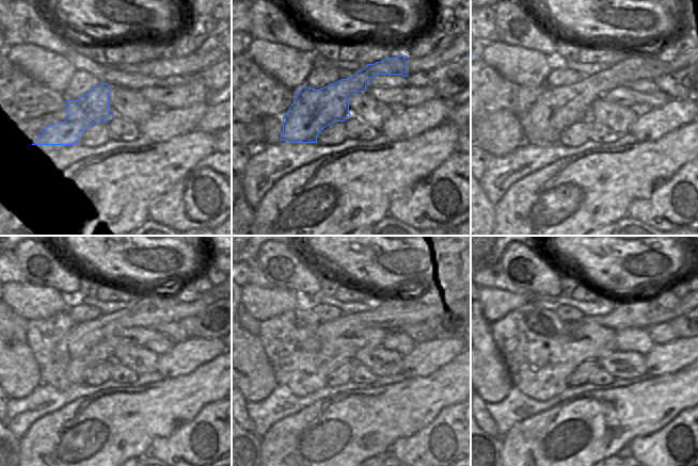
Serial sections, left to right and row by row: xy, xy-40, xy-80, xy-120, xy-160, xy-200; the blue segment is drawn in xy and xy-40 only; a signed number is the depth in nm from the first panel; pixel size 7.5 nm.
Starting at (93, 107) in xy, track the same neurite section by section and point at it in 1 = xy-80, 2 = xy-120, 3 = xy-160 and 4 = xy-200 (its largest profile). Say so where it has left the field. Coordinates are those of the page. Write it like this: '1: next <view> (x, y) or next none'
1: next xy-80 (557, 108)
2: next xy-120 (158, 308)
3: next xy-160 (392, 312)
4: next xy-200 (634, 312)

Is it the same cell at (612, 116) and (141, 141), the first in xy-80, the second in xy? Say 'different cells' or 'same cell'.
different cells

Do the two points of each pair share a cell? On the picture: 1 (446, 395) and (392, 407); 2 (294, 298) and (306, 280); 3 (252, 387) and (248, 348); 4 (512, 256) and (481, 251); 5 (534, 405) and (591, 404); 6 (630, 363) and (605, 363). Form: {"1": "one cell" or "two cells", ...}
{"1": "one cell", "2": "two cells", "3": "one cell", "4": "two cells", "5": "two cells", "6": "one cell"}

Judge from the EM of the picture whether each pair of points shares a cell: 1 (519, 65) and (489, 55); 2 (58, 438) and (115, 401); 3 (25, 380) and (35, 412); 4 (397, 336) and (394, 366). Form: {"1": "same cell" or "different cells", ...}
{"1": "same cell", "2": "same cell", "3": "different cells", "4": "different cells"}

